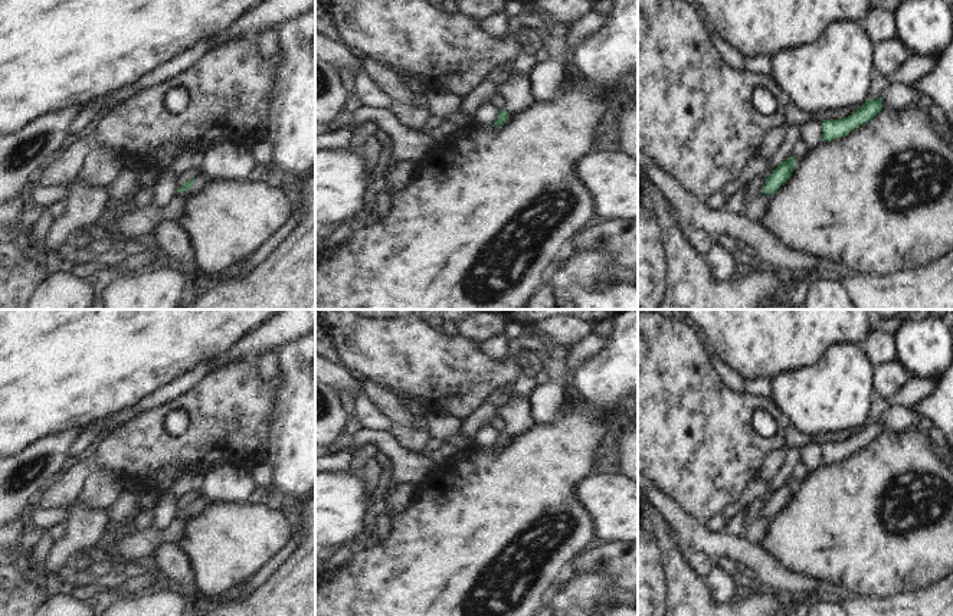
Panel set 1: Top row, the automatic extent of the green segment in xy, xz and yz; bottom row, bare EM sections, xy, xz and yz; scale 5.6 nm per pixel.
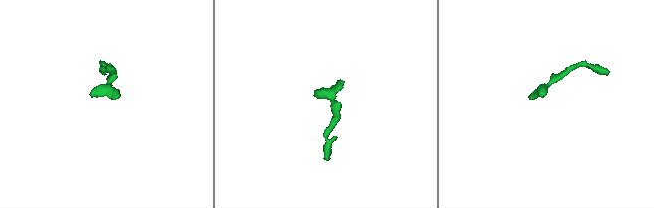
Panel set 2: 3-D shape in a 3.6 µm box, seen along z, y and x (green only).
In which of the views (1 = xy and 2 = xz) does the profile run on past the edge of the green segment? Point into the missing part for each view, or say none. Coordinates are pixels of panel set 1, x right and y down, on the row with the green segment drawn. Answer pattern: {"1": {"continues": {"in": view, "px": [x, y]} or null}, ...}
{"1": {"continues": {"in": "xy", "px": [199, 182]}}, "2": {"continues": {"in": "xz", "px": [516, 89]}}}

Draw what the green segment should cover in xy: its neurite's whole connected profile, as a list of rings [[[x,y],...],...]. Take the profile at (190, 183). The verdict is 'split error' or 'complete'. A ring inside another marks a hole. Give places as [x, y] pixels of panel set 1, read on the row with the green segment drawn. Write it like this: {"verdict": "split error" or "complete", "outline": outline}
{"verdict": "split error", "outline": [[[199,174],[196,178],[186,181],[180,189],[177,189],[177,193],[183,193],[184,196],[191,196],[196,191],[202,190],[206,180],[207,177],[204,174]]]}

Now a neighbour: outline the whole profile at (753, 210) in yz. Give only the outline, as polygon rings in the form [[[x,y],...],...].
[[[760,193],[751,201],[746,203],[741,213],[749,220],[762,220],[769,200],[770,200],[770,194]]]

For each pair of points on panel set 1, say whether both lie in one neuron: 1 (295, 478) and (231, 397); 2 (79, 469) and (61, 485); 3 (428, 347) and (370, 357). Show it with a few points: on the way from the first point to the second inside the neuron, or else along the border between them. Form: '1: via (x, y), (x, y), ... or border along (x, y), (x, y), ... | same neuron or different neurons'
1: border along (274, 408), (274, 419), (269, 425), (262, 456) | different neurons
2: via (75, 474), (65, 484) | same neuron
3: via (413, 354), (385, 354) | same neuron

